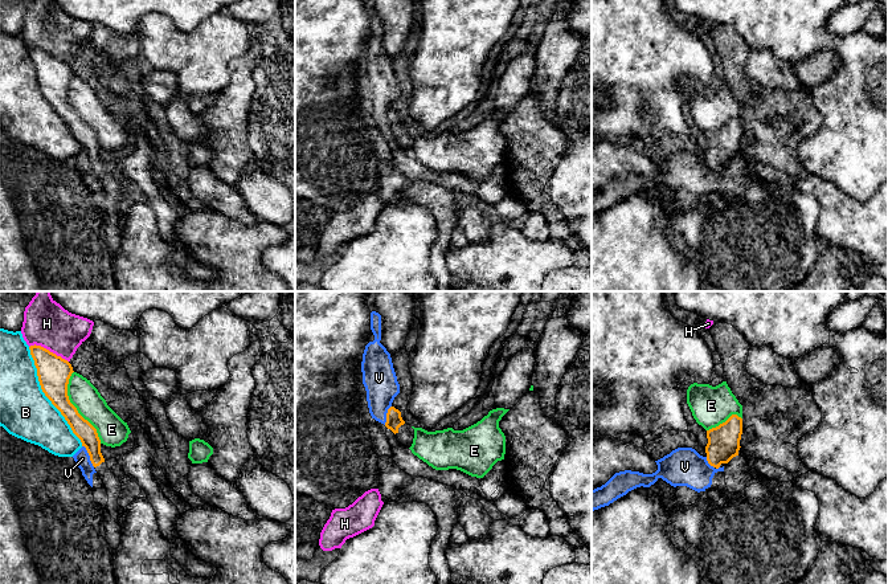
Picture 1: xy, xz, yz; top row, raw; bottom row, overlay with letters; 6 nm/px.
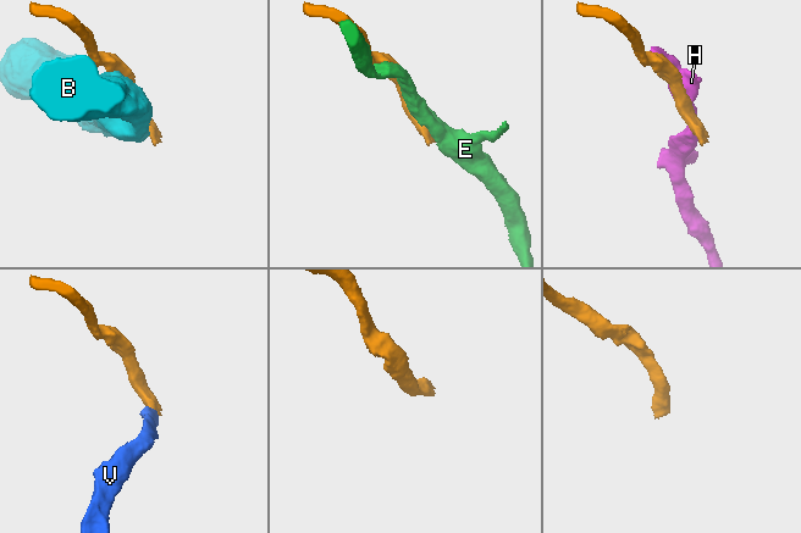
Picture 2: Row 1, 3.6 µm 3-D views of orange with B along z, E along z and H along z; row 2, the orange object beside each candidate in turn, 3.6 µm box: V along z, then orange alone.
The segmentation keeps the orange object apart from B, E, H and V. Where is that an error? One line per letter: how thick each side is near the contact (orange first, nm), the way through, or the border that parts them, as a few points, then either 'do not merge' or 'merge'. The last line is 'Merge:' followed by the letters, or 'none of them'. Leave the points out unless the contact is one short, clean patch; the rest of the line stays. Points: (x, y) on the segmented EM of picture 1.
B: 200 nm thick on the orange side, 320 nm on the other; do not merge
E: 200 nm thick on the orange side, 170 nm on the other; do not merge
H: 200 nm thick on the orange side, 280 nm on the other; do not merge
V: 120 nm thick on the orange side, 90 nm on the other; border along xy (82, 445), (94, 466); do not merge
Merge: none of them

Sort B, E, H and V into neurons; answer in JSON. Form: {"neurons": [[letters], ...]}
{"neurons": [["B"], ["E"], ["H"], ["V"]]}

